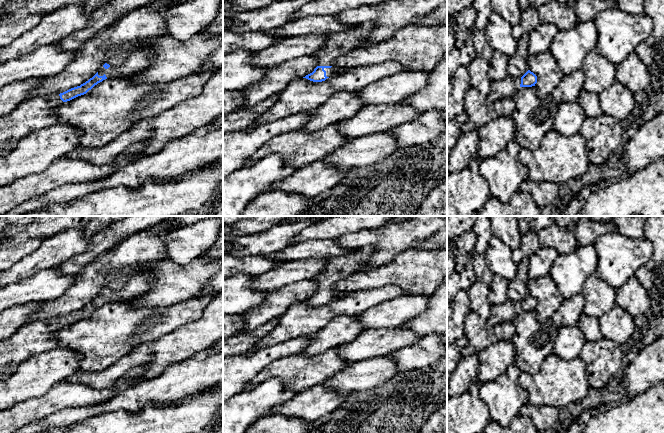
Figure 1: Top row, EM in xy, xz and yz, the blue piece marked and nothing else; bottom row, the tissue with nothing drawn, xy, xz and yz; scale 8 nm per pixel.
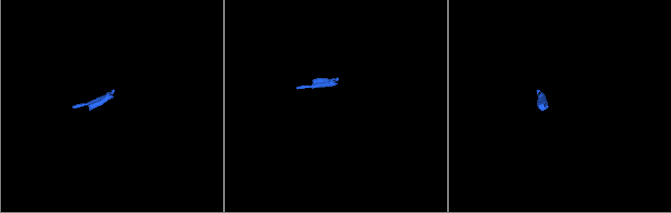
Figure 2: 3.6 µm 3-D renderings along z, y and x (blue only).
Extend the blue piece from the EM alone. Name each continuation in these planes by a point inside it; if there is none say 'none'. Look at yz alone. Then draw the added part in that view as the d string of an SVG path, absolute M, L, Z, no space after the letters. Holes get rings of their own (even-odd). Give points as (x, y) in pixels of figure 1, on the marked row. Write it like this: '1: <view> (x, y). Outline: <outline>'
none

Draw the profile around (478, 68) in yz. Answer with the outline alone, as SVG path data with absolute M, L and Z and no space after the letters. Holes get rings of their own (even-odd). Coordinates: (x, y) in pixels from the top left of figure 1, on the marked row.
M477 55L467 67L471 77L471 86L488 97L492 83L488 75L489 62Z

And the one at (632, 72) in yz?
M632 52L616 66L616 79L635 94L649 86L651 75L637 54Z

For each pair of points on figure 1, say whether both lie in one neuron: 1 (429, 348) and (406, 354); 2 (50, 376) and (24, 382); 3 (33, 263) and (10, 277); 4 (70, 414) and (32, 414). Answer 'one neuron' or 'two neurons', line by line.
1: one neuron
2: one neuron
3: one neuron
4: two neurons

